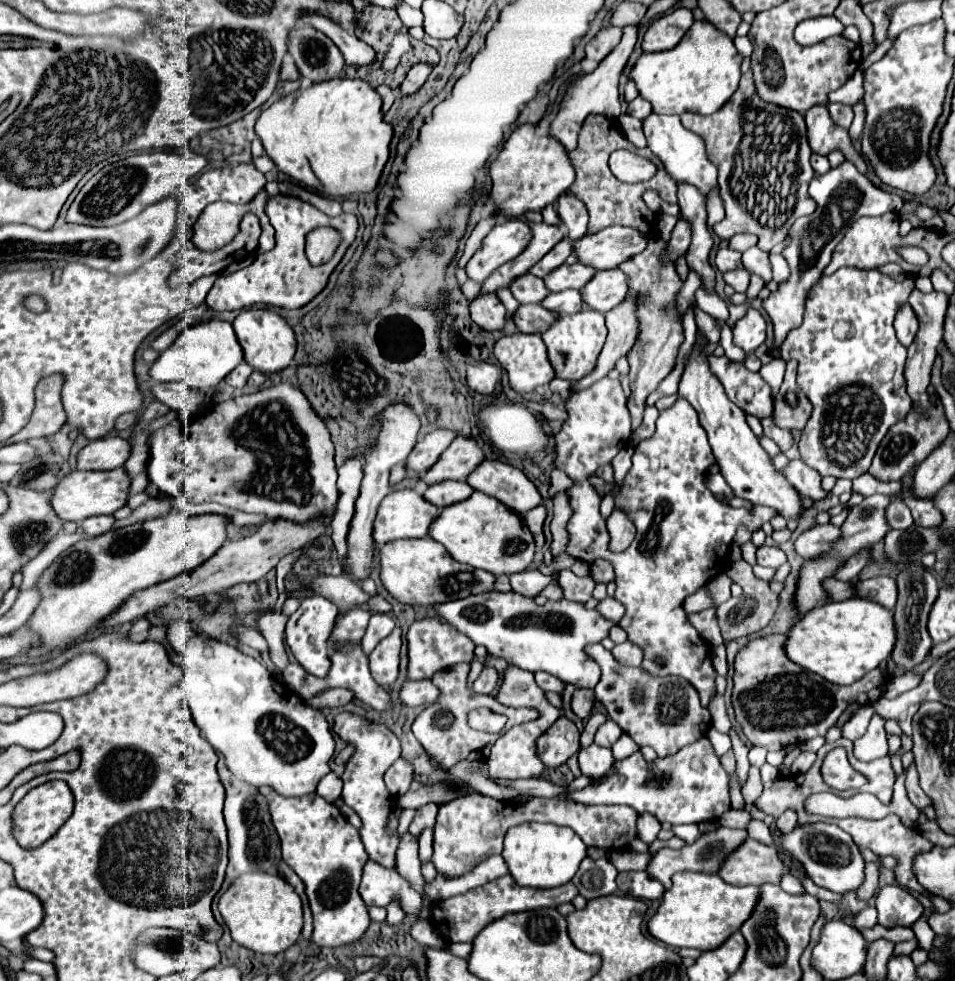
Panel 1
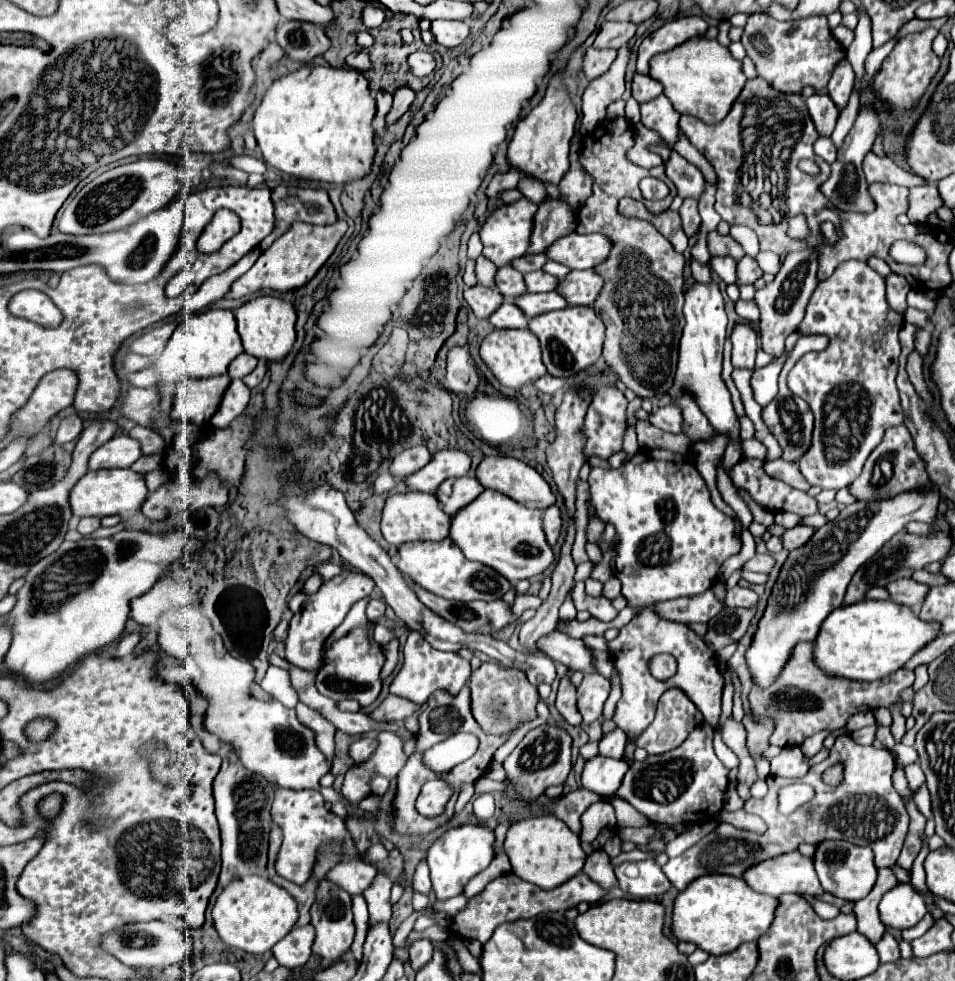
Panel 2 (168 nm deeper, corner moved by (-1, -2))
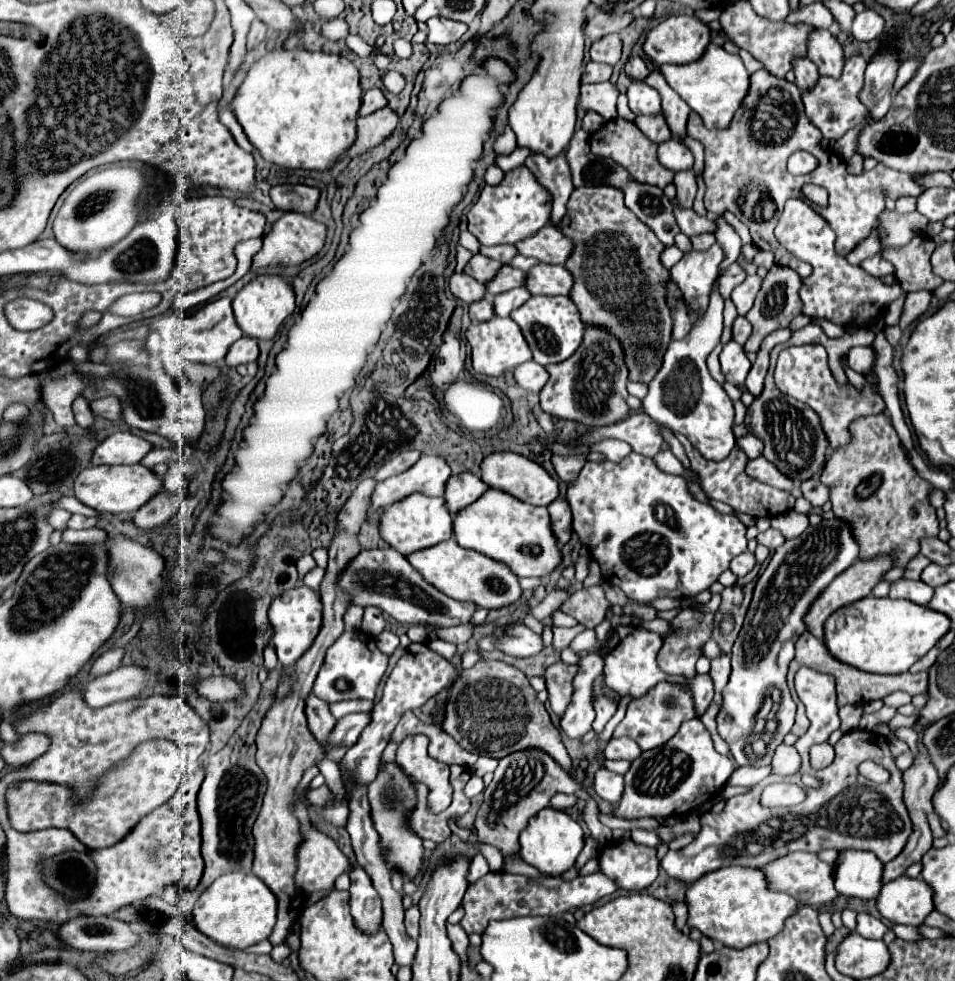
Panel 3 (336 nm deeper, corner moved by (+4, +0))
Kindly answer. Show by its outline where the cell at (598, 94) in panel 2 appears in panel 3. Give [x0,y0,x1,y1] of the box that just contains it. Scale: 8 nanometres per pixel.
[583,111,604,133]

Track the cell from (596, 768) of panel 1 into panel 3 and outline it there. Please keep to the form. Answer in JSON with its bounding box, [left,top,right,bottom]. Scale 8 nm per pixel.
[595,769,623,803]

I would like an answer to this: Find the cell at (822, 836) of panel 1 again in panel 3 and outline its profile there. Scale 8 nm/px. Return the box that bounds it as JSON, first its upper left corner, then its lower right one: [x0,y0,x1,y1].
[835,851,883,899]

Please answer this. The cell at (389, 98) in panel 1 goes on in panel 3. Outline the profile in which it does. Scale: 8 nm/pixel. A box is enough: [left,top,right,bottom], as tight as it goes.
[359,89,387,115]

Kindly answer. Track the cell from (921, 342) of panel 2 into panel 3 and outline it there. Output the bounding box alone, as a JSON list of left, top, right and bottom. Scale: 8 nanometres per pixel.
[899,291,931,329]

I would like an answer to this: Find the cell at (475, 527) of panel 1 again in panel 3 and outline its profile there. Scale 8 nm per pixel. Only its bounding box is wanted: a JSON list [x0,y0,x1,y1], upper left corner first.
[455,489,563,577]

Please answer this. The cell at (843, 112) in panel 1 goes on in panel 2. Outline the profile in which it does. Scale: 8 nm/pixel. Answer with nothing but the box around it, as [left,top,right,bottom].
[828,61,854,111]

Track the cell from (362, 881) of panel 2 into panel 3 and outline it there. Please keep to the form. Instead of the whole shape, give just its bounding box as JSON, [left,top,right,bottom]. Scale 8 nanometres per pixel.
[291,801,351,893]

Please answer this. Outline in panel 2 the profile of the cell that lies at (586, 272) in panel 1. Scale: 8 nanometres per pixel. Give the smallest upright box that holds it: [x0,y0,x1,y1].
[524,271,558,293]

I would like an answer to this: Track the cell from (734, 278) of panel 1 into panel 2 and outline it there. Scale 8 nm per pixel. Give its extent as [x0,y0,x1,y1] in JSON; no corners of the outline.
[710,257,738,283]

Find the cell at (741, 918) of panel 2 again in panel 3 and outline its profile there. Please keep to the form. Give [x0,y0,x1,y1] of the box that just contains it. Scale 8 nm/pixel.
[687,867,797,949]

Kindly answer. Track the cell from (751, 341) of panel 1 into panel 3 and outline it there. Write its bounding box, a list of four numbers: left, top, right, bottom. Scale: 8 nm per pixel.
[719,341,751,387]

